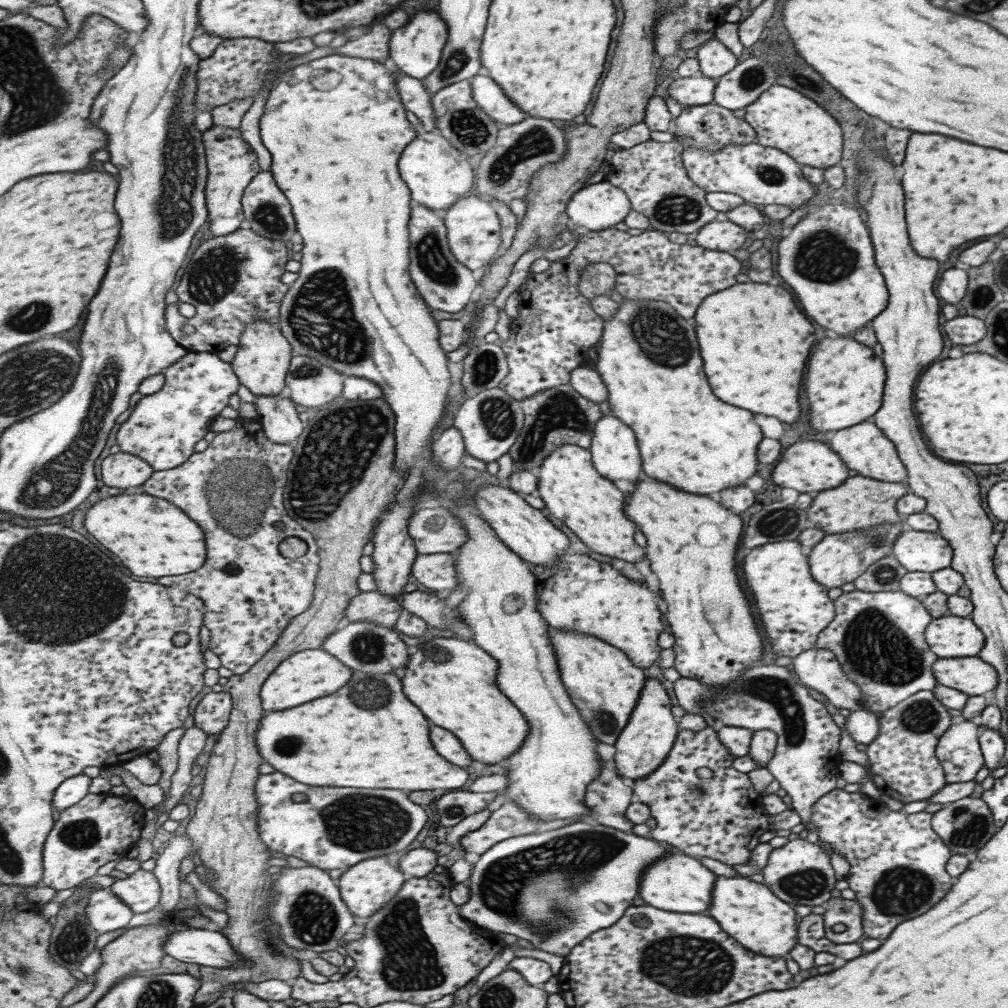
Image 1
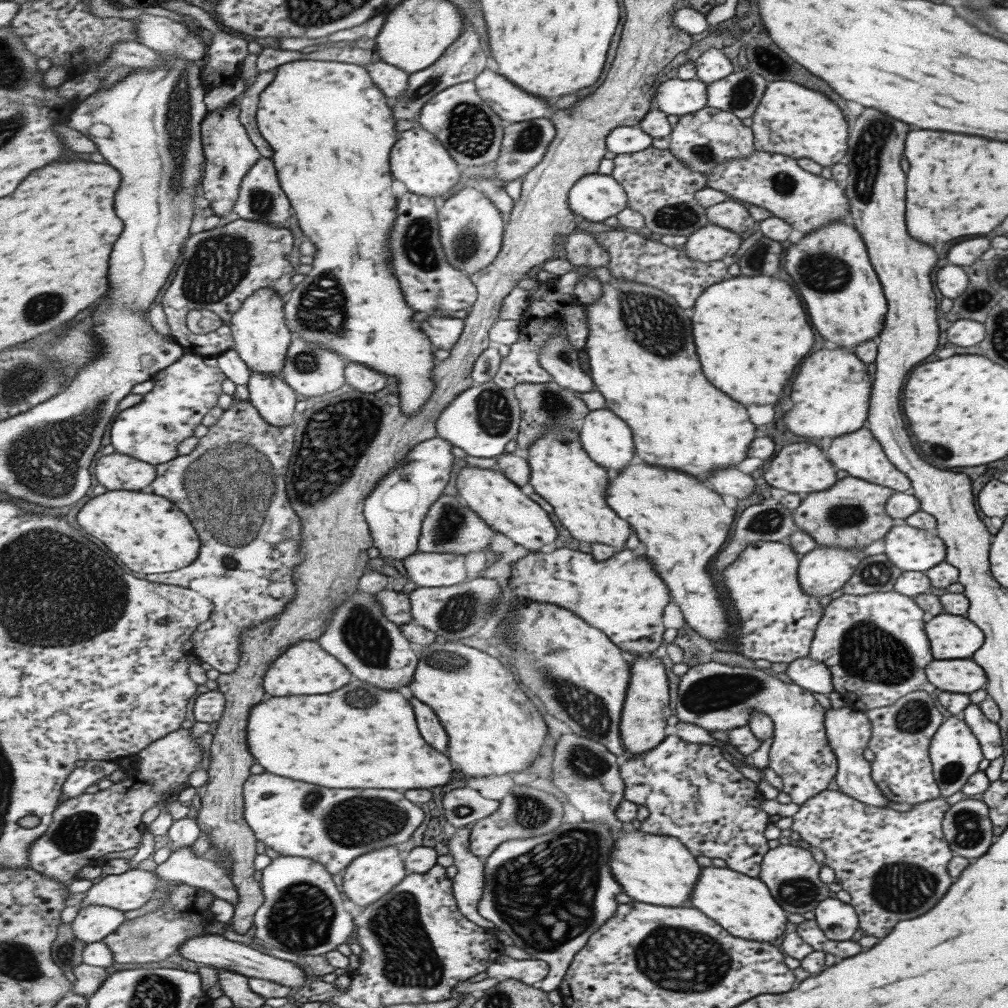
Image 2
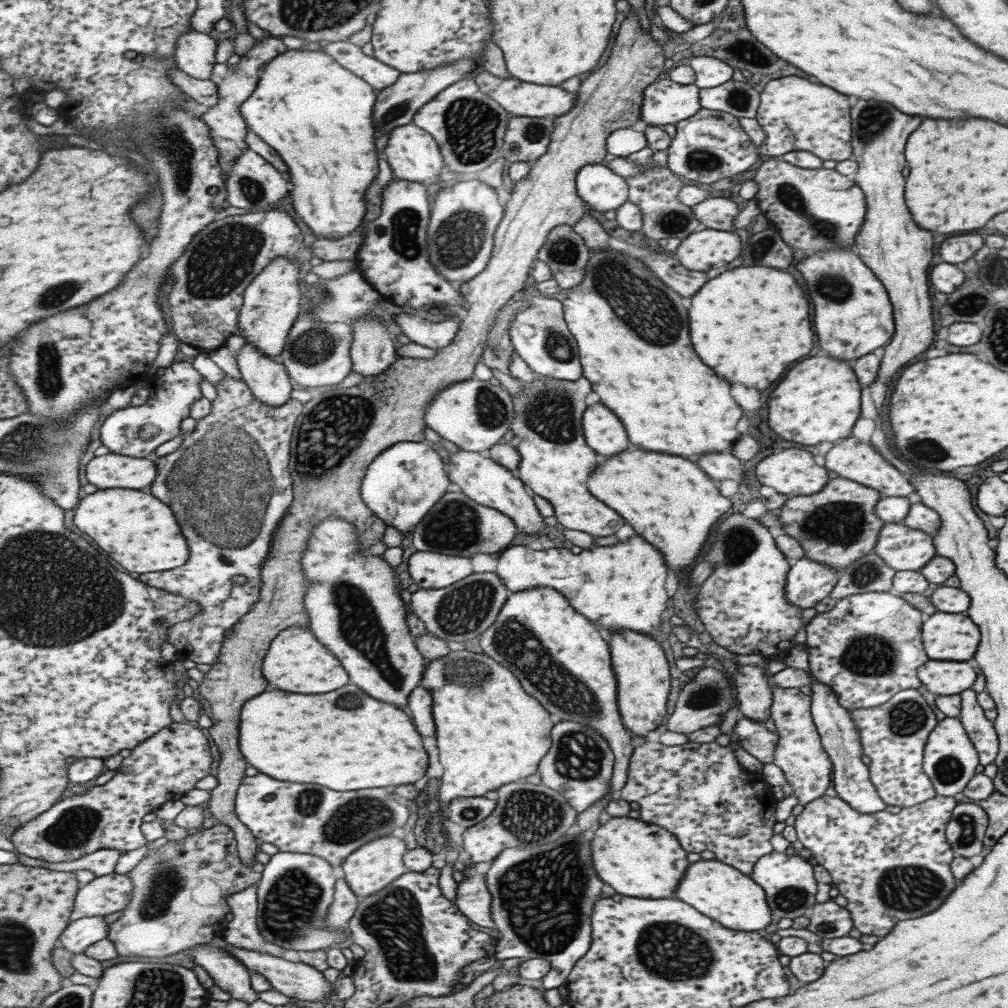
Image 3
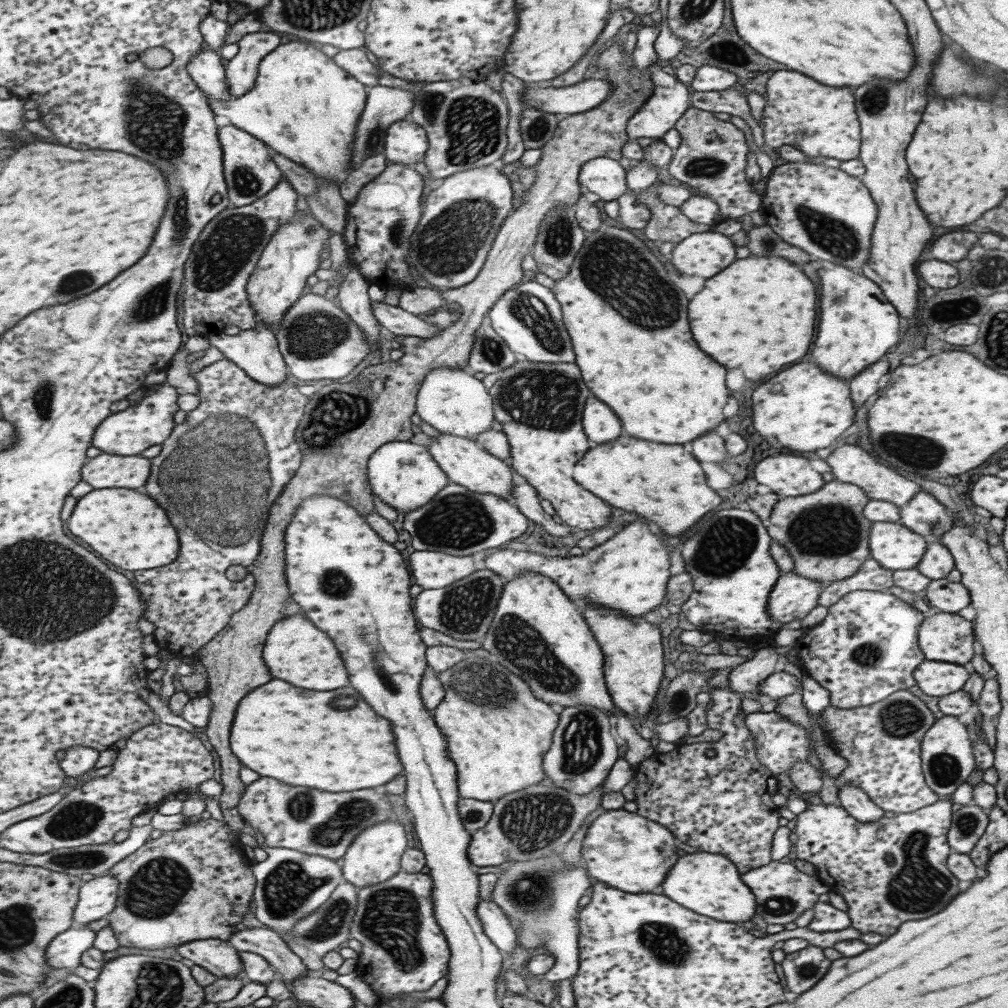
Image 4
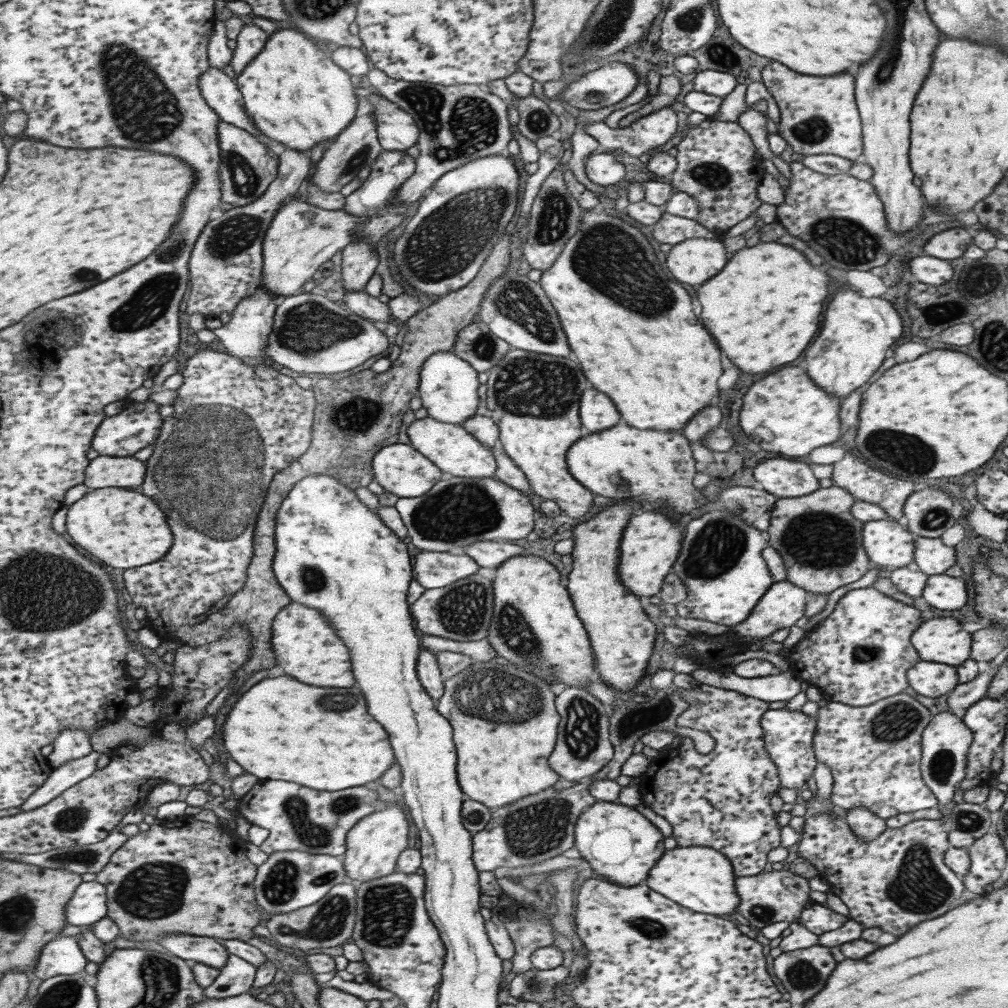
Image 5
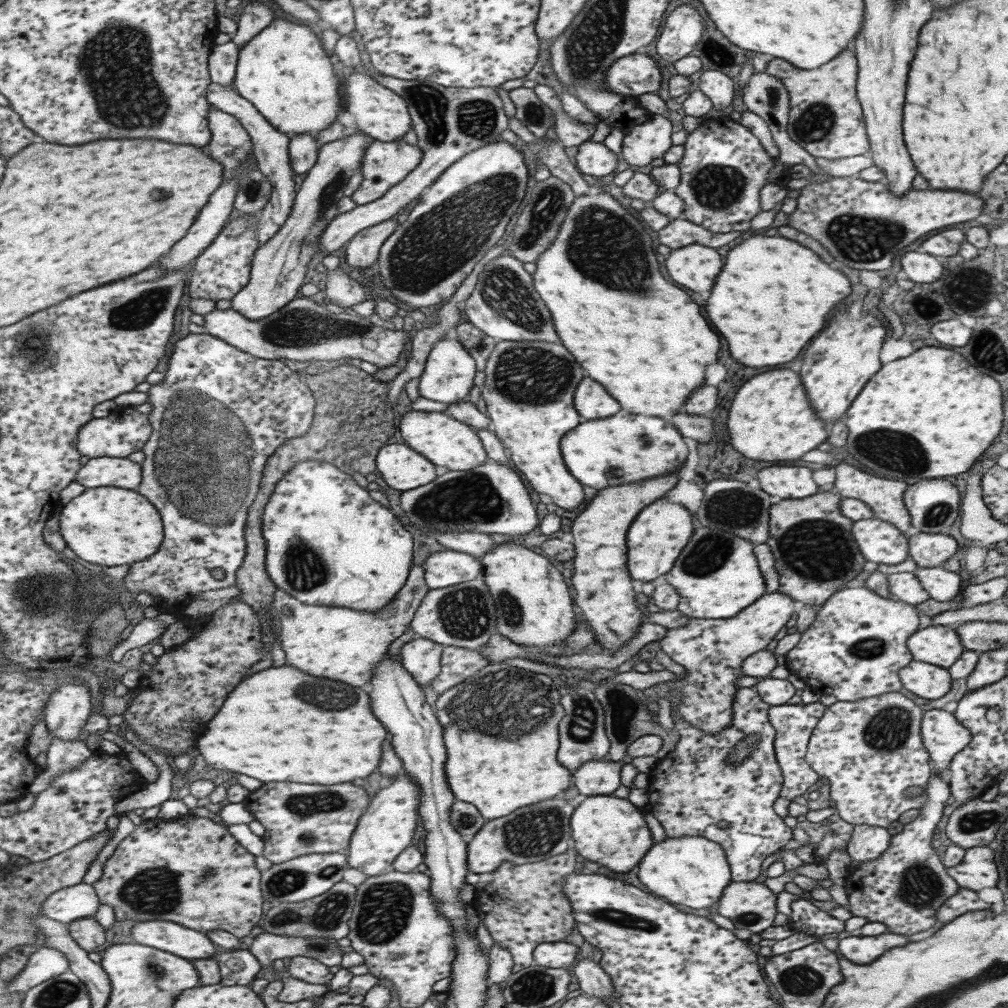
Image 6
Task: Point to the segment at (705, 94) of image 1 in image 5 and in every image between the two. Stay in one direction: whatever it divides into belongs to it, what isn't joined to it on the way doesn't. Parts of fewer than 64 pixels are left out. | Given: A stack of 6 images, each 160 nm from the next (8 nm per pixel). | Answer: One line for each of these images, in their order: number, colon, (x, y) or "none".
2: (674, 96)
3: (664, 102)
4: (670, 98)
5: (649, 132)

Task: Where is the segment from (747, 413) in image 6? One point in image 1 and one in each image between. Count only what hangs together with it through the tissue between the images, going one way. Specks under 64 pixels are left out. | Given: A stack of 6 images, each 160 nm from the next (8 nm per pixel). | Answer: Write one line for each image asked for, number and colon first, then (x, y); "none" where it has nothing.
1: (843, 383)
2: (830, 393)
3: (818, 400)
4: (802, 408)
5: (788, 410)

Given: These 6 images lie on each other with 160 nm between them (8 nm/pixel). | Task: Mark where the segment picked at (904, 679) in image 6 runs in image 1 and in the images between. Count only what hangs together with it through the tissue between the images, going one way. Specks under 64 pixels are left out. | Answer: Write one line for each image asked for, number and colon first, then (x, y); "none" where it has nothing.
1: (971, 676)
2: (964, 676)
3: (943, 678)
4: (933, 678)
5: (931, 679)

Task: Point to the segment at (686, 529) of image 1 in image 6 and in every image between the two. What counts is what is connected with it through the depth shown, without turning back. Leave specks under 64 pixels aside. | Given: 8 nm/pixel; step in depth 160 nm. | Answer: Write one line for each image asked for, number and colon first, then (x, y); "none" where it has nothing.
2: (682, 524)
3: (670, 501)
4: (662, 482)
5: (629, 463)
6: (601, 453)

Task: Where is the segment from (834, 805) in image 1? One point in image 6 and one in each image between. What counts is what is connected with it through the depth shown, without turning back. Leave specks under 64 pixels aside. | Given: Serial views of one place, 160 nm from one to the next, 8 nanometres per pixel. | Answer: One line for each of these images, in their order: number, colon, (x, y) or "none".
2: (892, 864)
3: (889, 867)
4: (892, 870)
5: (892, 881)
6: (902, 888)

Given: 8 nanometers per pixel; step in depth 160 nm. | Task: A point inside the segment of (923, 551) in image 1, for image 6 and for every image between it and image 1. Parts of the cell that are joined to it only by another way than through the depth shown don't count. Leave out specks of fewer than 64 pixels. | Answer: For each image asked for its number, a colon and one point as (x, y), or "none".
2: (908, 549)
3: (901, 548)
4: (894, 547)
5: (885, 542)
6: (878, 541)

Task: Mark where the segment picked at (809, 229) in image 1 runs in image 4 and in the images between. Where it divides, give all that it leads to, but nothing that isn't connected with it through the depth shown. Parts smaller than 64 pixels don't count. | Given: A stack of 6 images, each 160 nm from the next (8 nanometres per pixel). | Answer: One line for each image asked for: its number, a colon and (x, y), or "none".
2: (823, 264)
3: (852, 316)
4: (857, 325)

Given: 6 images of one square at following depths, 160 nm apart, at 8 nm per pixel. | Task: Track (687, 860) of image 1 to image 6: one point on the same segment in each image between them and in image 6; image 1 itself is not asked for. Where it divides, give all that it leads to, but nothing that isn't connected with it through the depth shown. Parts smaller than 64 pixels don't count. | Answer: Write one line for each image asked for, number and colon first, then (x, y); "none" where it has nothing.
2: (659, 870)
3: (638, 859)
4: (626, 851)
5: (620, 845)
6: (606, 829)

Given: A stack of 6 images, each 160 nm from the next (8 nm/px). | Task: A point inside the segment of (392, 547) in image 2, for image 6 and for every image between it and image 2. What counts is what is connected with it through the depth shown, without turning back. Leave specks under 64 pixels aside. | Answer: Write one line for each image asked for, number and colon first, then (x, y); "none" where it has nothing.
3: (403, 484)
4: (405, 475)
5: (401, 470)
6: (404, 469)

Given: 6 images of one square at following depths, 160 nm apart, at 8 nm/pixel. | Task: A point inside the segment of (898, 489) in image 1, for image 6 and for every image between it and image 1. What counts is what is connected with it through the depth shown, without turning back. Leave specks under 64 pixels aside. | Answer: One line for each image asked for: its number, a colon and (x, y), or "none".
2: (850, 514)
3: (836, 526)
4: (826, 535)
5: (820, 543)
6: (814, 553)

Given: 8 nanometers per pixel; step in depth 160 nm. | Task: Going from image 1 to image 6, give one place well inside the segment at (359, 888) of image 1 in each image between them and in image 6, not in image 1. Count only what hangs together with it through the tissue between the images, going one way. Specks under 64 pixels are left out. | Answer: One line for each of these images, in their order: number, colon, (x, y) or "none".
2: (370, 877)
3: (374, 866)
4: (376, 856)
5: (375, 844)
6: (388, 826)

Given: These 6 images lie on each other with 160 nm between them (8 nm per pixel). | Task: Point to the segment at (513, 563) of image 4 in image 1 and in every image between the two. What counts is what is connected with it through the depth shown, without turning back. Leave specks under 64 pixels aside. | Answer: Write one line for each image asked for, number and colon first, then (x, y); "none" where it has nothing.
1: (579, 593)
2: (622, 596)
3: (620, 586)

